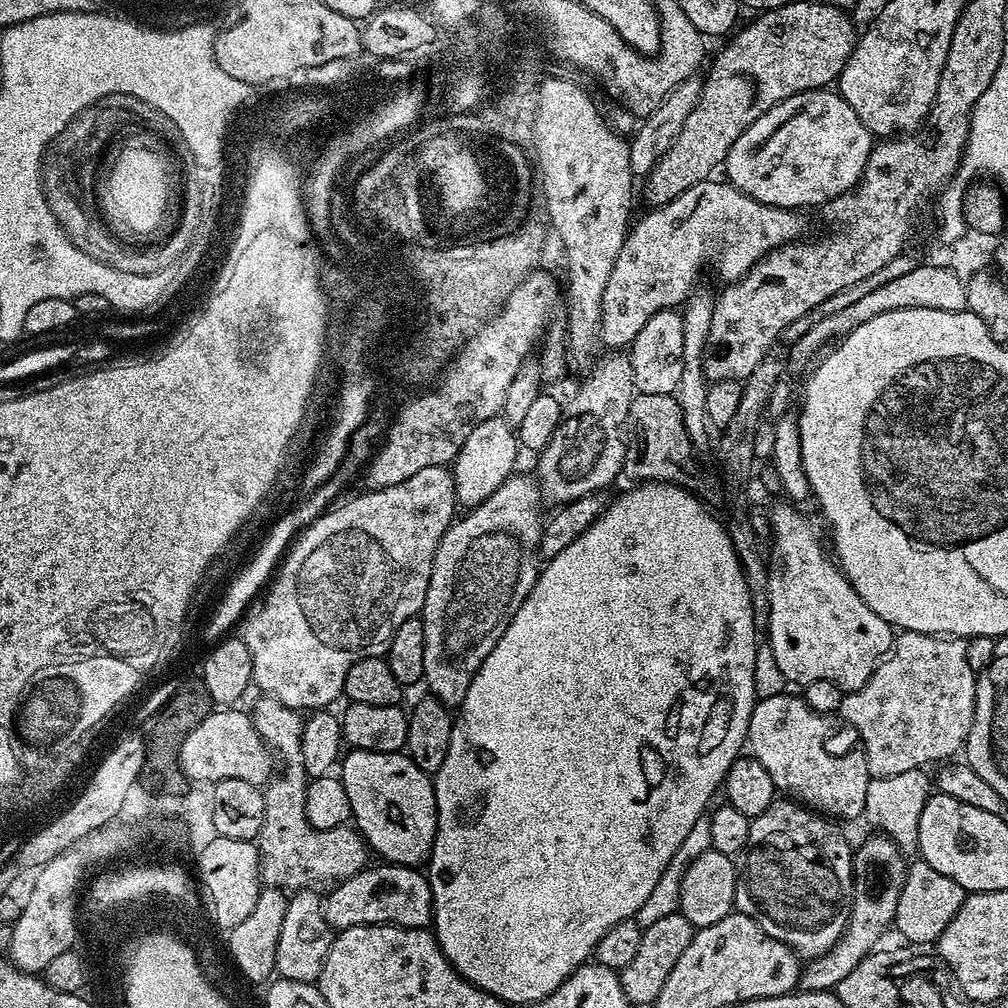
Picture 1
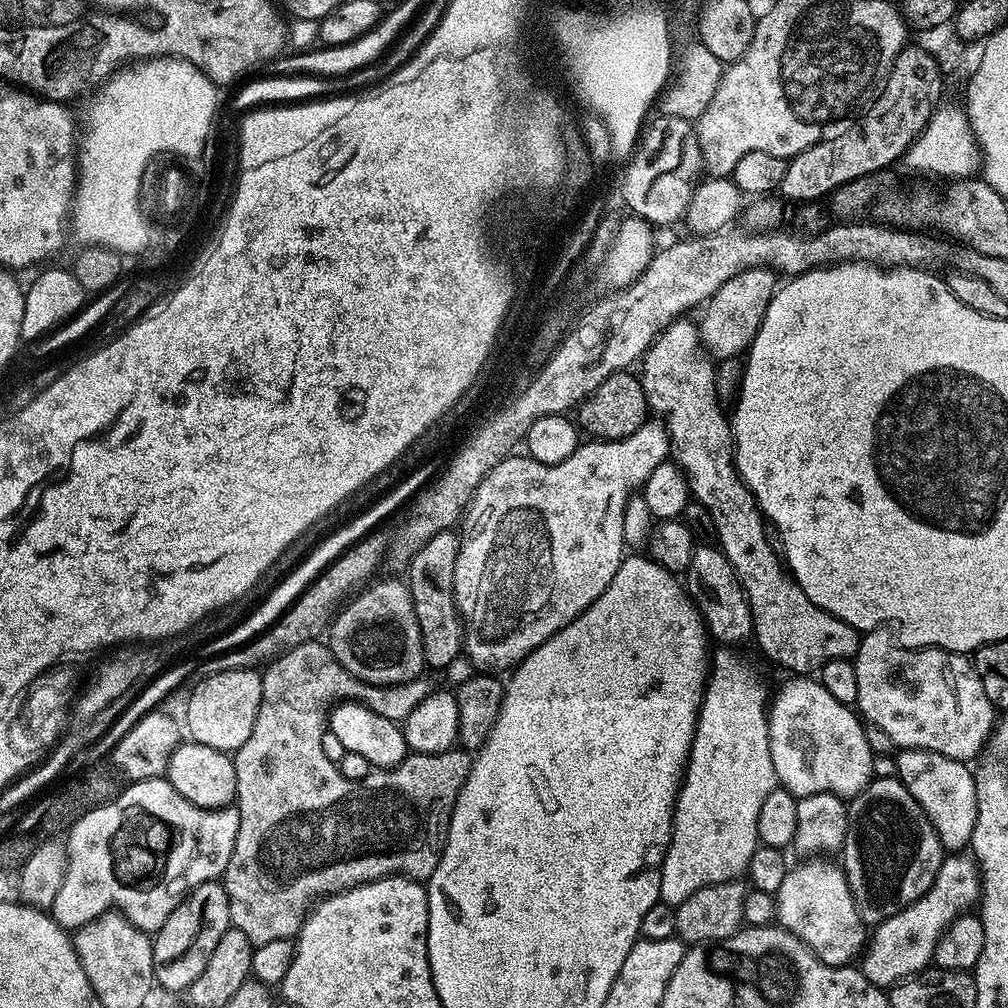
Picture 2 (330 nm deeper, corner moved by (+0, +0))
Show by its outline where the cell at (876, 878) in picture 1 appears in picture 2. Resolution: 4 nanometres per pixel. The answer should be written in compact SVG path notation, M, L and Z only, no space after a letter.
M891 776L873 778L857 796L851 797L848 804L848 829L842 845L843 852L844 876L848 879L860 917L868 926L881 924L883 920L898 914L898 910L902 910L907 904L926 894L946 855L946 849L940 843L932 819L922 810L914 794L906 790L904 783L899 778Z

